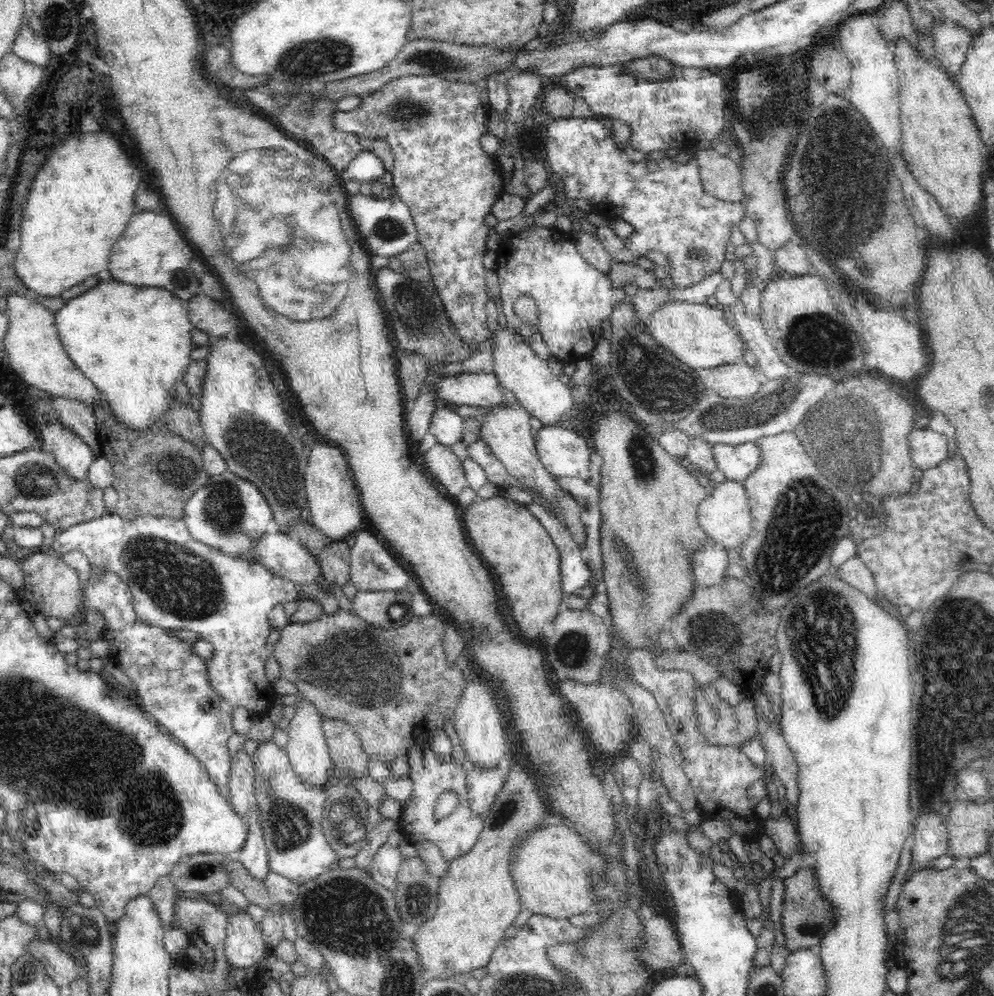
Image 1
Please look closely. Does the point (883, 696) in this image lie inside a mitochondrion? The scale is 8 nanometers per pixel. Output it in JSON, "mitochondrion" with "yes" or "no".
{"mitochondrion":"no"}

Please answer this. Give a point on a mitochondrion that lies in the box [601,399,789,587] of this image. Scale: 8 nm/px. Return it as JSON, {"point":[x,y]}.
{"point":[641,452]}

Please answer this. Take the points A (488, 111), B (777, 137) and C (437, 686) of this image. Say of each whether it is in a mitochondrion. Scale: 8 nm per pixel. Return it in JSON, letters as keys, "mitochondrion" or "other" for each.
{"A":"other","B":"mitochondrion","C":"other"}

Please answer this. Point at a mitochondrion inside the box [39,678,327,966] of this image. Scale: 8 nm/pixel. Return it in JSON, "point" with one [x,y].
{"point":[153,815]}

